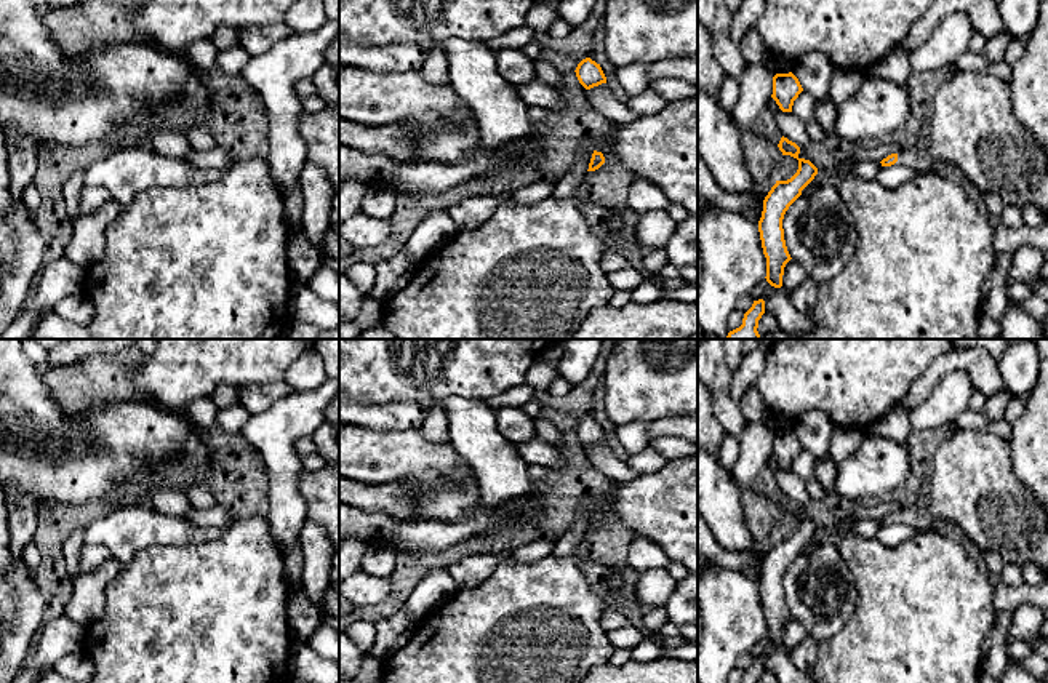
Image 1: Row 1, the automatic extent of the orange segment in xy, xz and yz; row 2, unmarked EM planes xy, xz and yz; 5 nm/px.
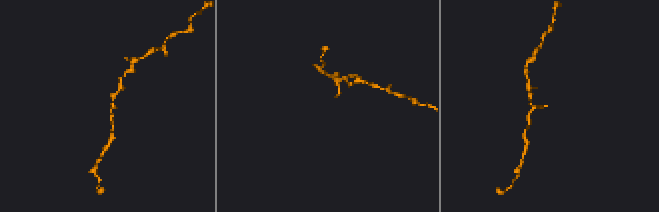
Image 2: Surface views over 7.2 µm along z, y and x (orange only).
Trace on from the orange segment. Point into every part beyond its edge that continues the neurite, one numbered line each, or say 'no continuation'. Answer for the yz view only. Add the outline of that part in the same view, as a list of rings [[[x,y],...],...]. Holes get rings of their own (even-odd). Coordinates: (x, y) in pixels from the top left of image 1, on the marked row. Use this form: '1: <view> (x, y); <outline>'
1: yz (973, 127); [[[954,70],[934,94],[930,122],[928,146],[901,150],[896,163],[914,171],[936,171],[939,162],[949,162],[982,194],[998,195],[1003,205],[1034,205],[1048,214],[1048,157],[1016,120],[1008,83],[990,74]]]

